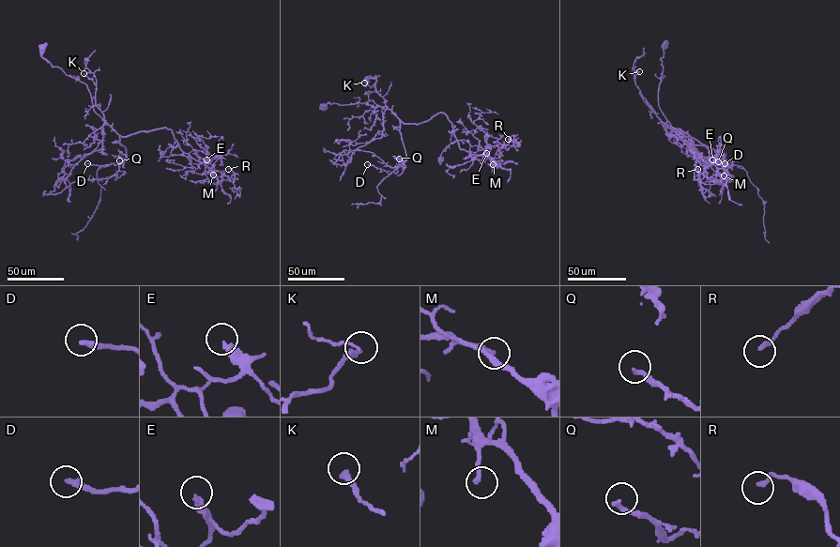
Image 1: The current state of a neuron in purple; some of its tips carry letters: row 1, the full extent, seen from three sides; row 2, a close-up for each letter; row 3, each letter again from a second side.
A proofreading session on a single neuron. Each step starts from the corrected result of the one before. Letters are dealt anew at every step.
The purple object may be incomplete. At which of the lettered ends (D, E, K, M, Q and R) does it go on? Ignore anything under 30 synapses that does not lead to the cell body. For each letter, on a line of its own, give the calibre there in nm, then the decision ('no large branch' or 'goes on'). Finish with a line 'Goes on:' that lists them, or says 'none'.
D: calibre 260 nm; goes on
E: calibre 280 nm; no large branch
K: calibre 280 nm; no large branch
M: calibre 200 nm; goes on
Q: calibre 200 nm; goes on
R: calibre 190 nm; no large branch
Goes on: D, M, Q

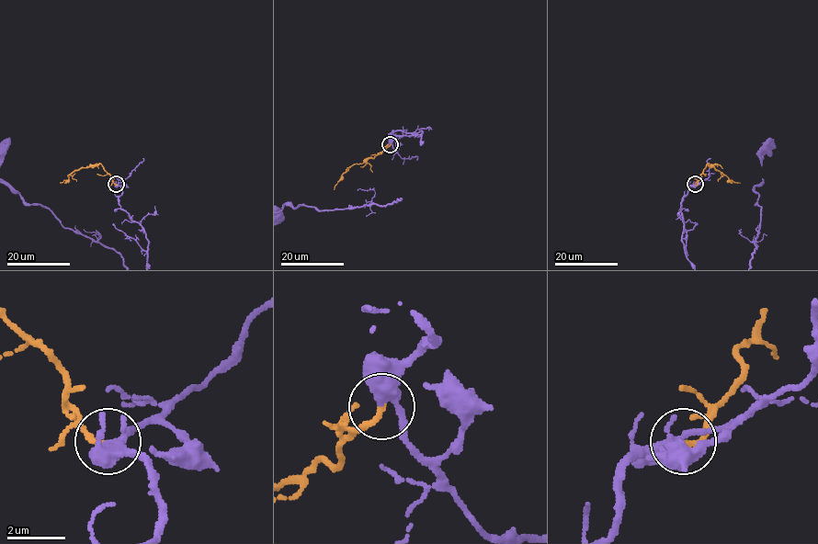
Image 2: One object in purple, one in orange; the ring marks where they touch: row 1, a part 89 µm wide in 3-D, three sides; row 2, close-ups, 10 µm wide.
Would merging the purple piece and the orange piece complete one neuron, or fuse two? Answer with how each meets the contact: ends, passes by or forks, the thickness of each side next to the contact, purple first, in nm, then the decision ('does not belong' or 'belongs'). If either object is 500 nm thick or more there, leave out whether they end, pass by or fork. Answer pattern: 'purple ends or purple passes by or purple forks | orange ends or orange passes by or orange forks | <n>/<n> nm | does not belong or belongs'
purple forks | orange ends | 320/200 nm | belongs

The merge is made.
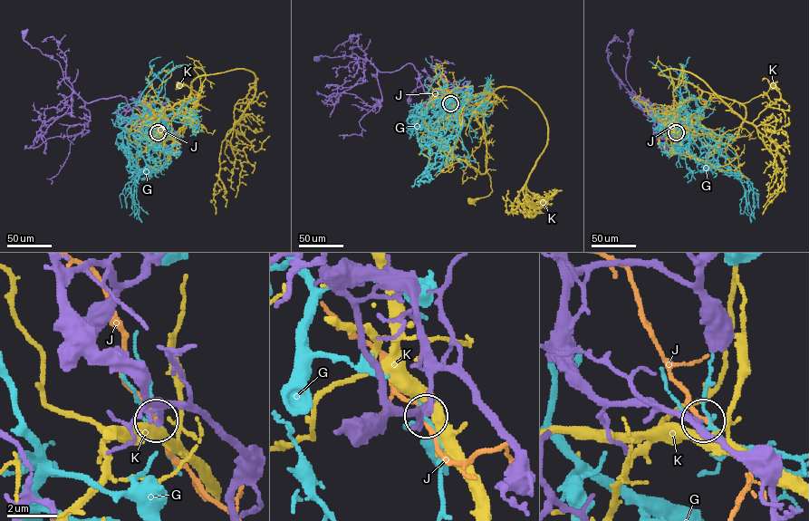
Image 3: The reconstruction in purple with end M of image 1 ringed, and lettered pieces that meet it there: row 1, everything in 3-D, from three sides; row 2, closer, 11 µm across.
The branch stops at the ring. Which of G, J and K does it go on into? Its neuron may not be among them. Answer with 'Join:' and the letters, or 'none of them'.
Join: none of them

